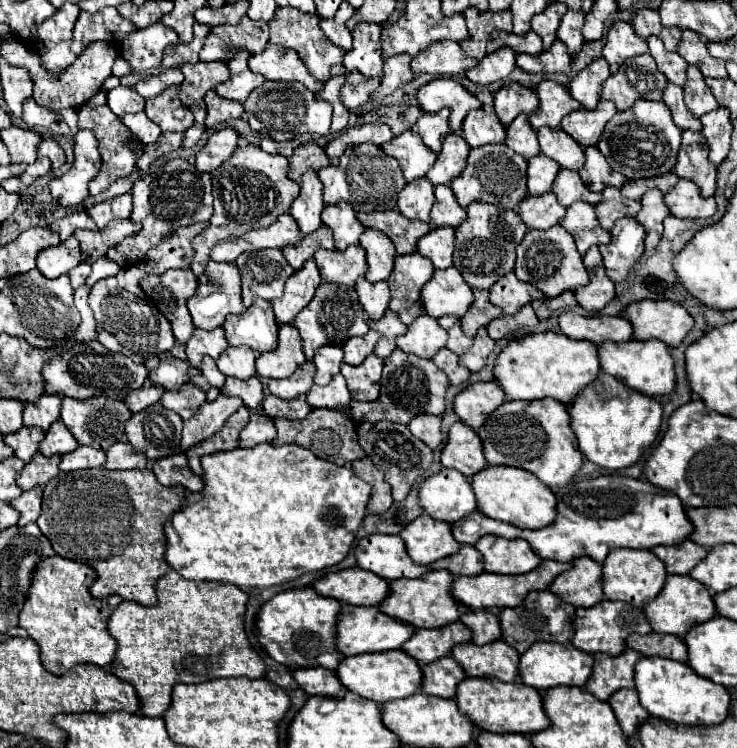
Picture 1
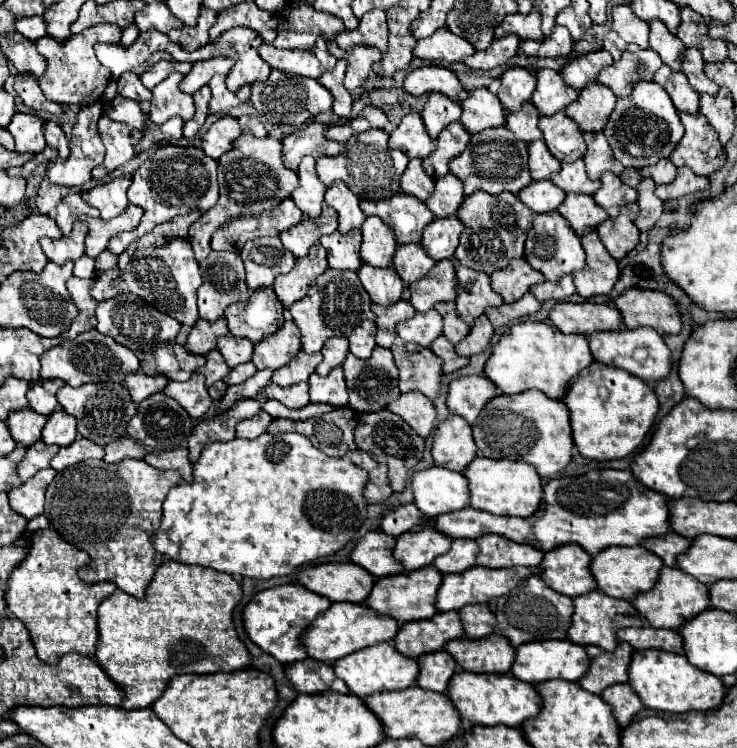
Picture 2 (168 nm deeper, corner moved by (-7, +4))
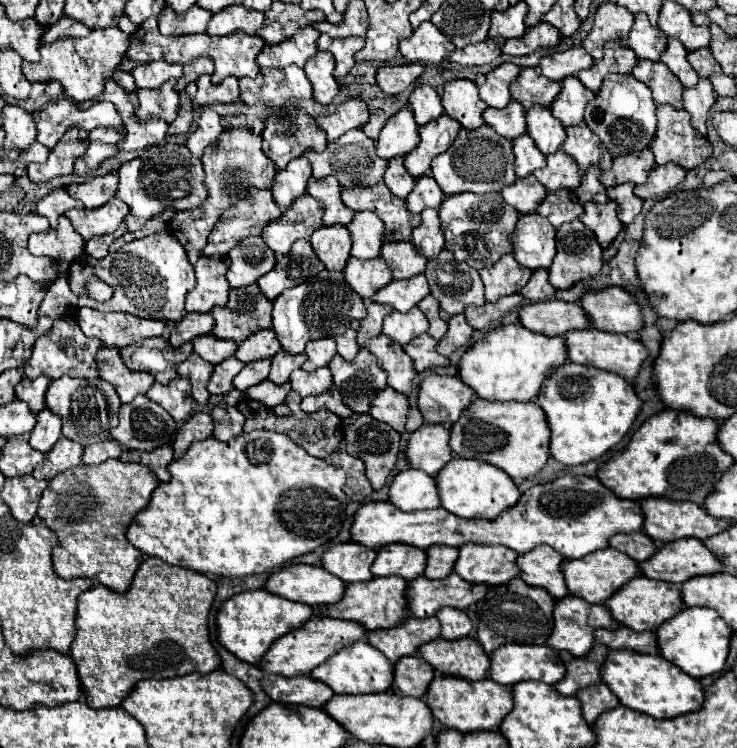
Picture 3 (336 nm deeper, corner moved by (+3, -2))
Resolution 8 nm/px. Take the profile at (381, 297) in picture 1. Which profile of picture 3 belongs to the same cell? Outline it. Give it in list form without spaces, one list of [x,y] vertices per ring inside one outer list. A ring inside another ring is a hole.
[[[350,257],[348,265],[344,269],[346,283],[362,297],[370,299],[378,289],[386,287],[392,281],[392,271],[384,263],[382,257],[360,261]]]

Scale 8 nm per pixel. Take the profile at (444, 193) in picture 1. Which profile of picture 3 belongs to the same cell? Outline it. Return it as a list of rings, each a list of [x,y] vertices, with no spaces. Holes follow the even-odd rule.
[[[424,175],[416,181],[414,191],[406,197],[406,205],[412,213],[422,213],[424,209],[432,207],[432,209],[440,209],[444,201],[444,193],[442,189],[436,185],[436,179],[430,175]]]

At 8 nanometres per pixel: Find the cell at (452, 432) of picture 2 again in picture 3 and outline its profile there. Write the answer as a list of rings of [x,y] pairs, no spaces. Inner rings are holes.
[[[424,423],[410,435],[406,457],[412,469],[422,469],[436,477],[452,459],[454,453],[448,445],[450,429],[446,425]]]

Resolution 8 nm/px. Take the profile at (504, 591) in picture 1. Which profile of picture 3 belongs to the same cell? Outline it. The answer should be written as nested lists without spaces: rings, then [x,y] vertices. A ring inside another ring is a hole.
[[[456,573],[436,581],[422,575],[408,585],[408,607],[416,617],[432,617],[442,607],[466,609],[468,605],[482,601],[488,589],[490,585],[468,583]]]

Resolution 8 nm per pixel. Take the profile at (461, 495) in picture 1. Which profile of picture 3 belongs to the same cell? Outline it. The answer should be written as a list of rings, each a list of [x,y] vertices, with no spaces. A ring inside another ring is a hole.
[[[406,469],[394,477],[390,485],[390,501],[402,511],[440,507],[440,495],[434,477],[418,469]]]

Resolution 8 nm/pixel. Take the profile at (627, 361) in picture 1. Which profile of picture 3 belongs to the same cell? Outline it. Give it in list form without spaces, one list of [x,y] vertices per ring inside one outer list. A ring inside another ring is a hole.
[[[584,329],[584,331],[568,331],[566,333],[566,345],[568,345],[568,357],[570,361],[584,363],[584,365],[596,365],[598,369],[608,369],[612,373],[620,373],[620,377],[634,381],[634,377],[640,373],[642,363],[648,359],[648,349],[640,339],[628,337],[628,335],[616,335],[616,333],[604,333],[600,329]]]

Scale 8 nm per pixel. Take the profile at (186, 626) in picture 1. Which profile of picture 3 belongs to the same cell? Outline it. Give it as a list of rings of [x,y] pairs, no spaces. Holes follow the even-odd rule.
[[[144,557],[128,593],[118,595],[104,585],[80,595],[76,615],[76,639],[70,655],[76,661],[78,677],[86,693],[86,703],[92,709],[114,709],[134,691],[134,685],[144,679],[170,679],[188,673],[212,673],[220,667],[220,655],[208,639],[208,613],[216,597],[216,583],[192,569],[166,565],[156,557]]]

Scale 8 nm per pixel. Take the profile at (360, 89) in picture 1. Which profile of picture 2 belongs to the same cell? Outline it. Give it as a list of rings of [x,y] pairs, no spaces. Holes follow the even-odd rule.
[[[334,41],[328,43],[330,53],[334,53],[338,59],[348,59],[348,69],[346,69],[346,77],[344,77],[344,87],[348,91],[354,91],[356,87],[360,87],[366,79],[366,75],[372,69],[372,63],[376,63],[382,53],[372,49],[372,47],[356,47],[354,51],[344,51],[340,49]]]

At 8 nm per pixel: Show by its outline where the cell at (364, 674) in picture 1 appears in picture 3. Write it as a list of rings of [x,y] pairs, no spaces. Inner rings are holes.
[[[358,641],[352,643],[350,647],[342,649],[340,653],[332,655],[328,661],[324,661],[322,665],[318,665],[310,677],[326,683],[328,687],[332,687],[334,693],[338,695],[360,695],[360,693],[384,693],[388,689],[392,689],[392,681],[394,681],[394,665],[378,651],[372,649],[372,645],[368,645],[366,641]]]

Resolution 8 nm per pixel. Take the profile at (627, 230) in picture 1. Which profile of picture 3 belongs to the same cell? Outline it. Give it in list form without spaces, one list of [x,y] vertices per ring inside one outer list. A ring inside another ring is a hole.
[[[608,201],[608,203],[586,203],[584,205],[584,215],[580,217],[580,221],[594,231],[596,239],[600,241],[600,247],[606,249],[612,245],[612,241],[616,239],[616,235],[622,231],[622,223],[616,217],[618,213],[618,205],[616,201]]]

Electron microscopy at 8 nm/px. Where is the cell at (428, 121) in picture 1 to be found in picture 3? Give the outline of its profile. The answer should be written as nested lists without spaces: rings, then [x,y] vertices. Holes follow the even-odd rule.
[[[418,85],[412,95],[410,95],[410,107],[414,111],[414,119],[420,127],[428,125],[428,121],[434,121],[436,117],[440,117],[444,113],[442,103],[440,103],[440,95],[436,89],[428,87],[428,85]]]

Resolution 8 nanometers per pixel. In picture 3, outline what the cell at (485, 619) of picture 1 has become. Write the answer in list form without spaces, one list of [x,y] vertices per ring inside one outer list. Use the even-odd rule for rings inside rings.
[[[444,607],[436,613],[436,617],[440,619],[440,625],[442,625],[442,633],[440,633],[442,639],[448,639],[448,641],[462,639],[462,637],[468,637],[472,631],[472,621],[462,609]]]

